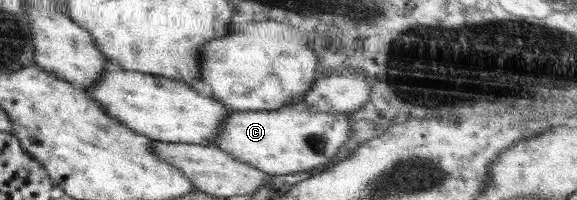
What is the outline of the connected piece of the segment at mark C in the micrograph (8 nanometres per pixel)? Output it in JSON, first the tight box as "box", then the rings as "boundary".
{"box":[213,106,353,174],"boundary":[[[293,106],[282,107],[271,111],[234,111],[221,124],[221,131],[213,142],[220,150],[227,152],[240,162],[245,162],[254,168],[260,168],[268,174],[290,174],[325,168],[330,165],[330,159],[353,138],[351,118],[348,112],[312,112],[311,110],[296,110]]]}

